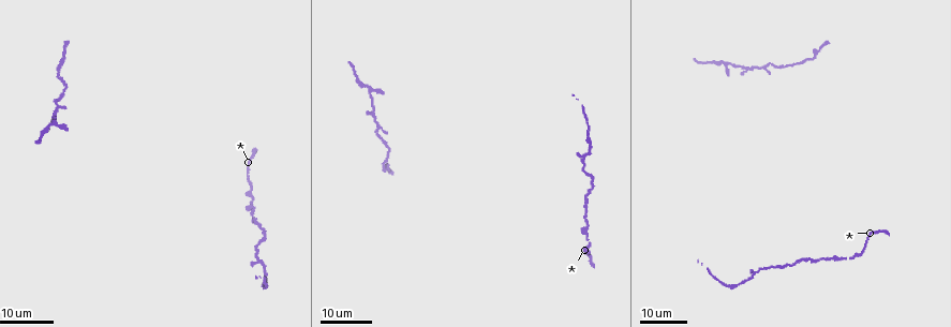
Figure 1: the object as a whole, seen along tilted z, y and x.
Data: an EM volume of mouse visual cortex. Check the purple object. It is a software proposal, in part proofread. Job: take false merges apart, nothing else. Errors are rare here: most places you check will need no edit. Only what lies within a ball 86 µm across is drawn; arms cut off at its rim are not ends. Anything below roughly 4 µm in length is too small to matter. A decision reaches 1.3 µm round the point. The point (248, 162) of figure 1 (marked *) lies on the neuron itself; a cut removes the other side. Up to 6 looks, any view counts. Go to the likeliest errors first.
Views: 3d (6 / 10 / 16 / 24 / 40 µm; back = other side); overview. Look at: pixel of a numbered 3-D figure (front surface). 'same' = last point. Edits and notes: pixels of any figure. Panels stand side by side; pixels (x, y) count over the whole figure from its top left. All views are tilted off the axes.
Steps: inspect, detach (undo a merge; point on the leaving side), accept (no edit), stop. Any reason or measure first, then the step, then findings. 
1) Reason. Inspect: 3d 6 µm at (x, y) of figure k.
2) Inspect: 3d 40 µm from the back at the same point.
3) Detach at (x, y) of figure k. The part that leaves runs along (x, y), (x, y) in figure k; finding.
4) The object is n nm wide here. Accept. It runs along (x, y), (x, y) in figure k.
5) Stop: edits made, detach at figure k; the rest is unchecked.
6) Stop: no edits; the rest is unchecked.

Thick turns thin. Inspect: 3d 16 µm at (252, 207) of figure 1.

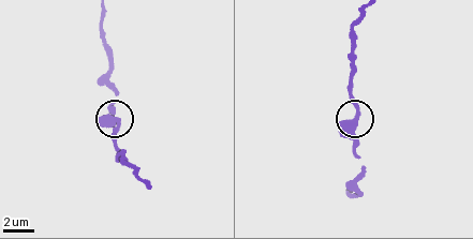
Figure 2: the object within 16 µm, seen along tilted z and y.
Inspect: 3d 10 µm at (357, 109) of figure 2.

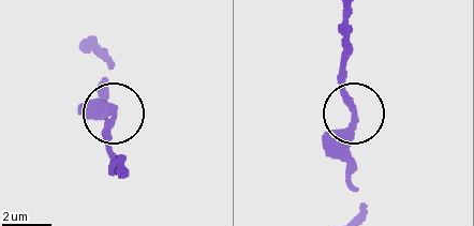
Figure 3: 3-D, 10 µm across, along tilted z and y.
The object is 300 nm wide here. Accept. It runs along (98, 43), (108, 71), (100, 93), (115, 119), (110, 153) in figure 3; continuous, no second neuron.

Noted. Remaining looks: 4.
Narrows sharply. Inspect: 3d 16 µm at (256, 259) of figure 1.

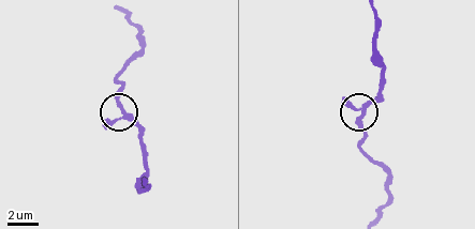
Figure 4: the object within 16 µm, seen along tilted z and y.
Closer look. Inspect: 3d 6 µm at (124, 108) of figure 4.

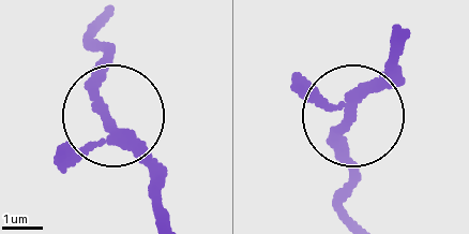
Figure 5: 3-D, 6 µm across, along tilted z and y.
3 arms meet here. Accept. It runs along (350, 218), (338, 133), (357, 90), (394, 70) in figure 5; one neuron here.

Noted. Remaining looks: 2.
Inspect: 3d 16 µm at (389, 159) of figure 1.

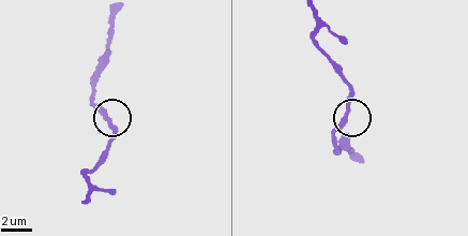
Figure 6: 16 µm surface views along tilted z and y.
Inspect: 3d 10 µm at (107, 119) of figure 6.

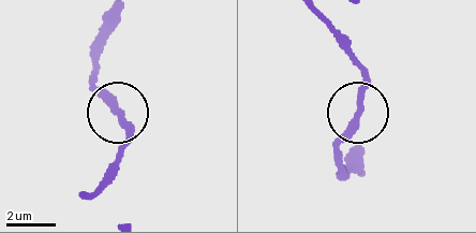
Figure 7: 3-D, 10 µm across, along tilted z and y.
The object is 290 nm wide here. Accept. All the same neuron.

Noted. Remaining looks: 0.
Stop: no edits; the rest is unchecked.

